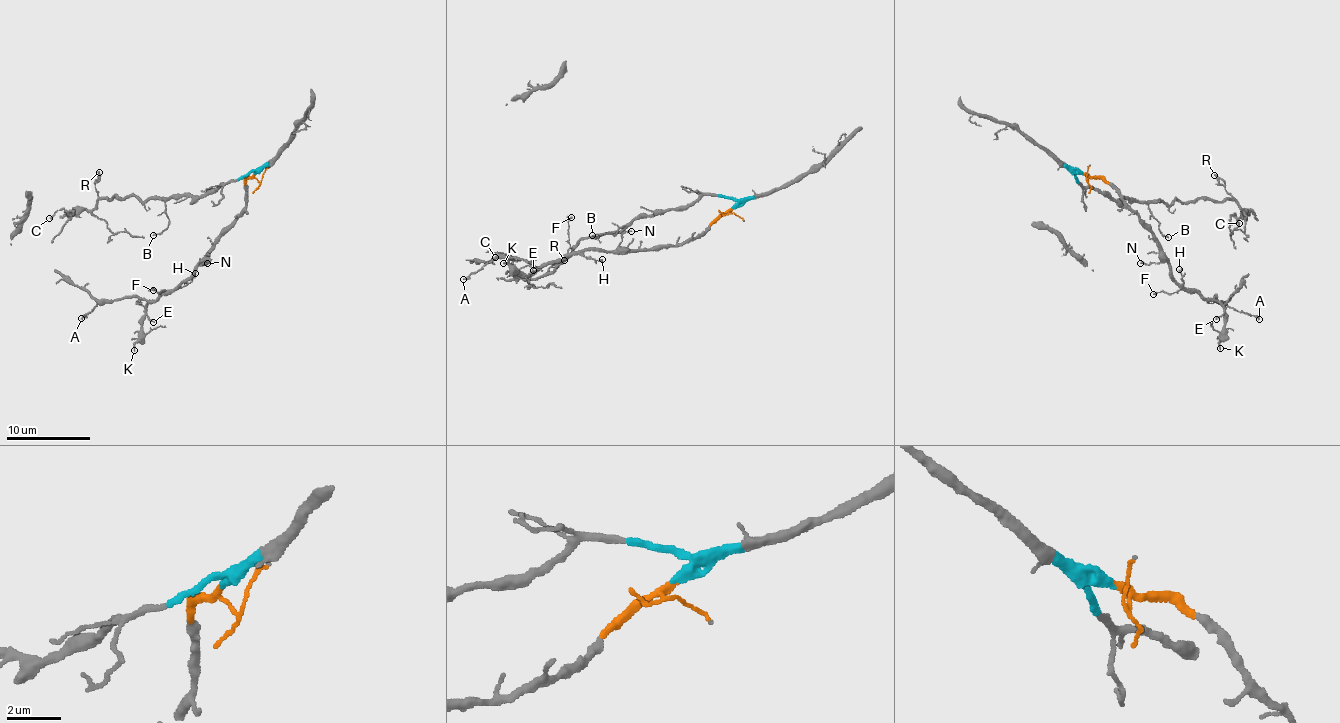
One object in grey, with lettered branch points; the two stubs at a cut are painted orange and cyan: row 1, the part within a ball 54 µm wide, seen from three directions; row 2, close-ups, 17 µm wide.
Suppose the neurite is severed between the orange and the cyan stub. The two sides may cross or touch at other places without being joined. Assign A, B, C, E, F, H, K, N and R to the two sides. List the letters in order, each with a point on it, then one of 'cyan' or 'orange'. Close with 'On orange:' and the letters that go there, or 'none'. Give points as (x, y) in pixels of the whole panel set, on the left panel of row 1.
A: place (81, 318); orange
B: place (153, 235); cyan
C: place (49, 218); cyan
E: place (153, 322); orange
F: place (153, 290); orange
H: place (195, 273); orange
K: place (134, 350); orange
N: place (207, 263); orange
R: place (99, 172); cyan
On orange: A, E, F, H, K, N

